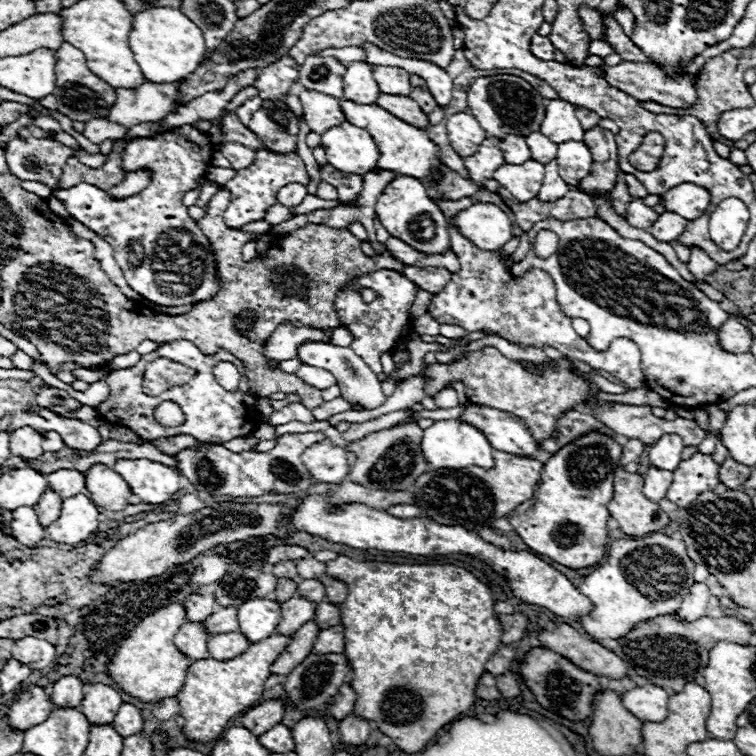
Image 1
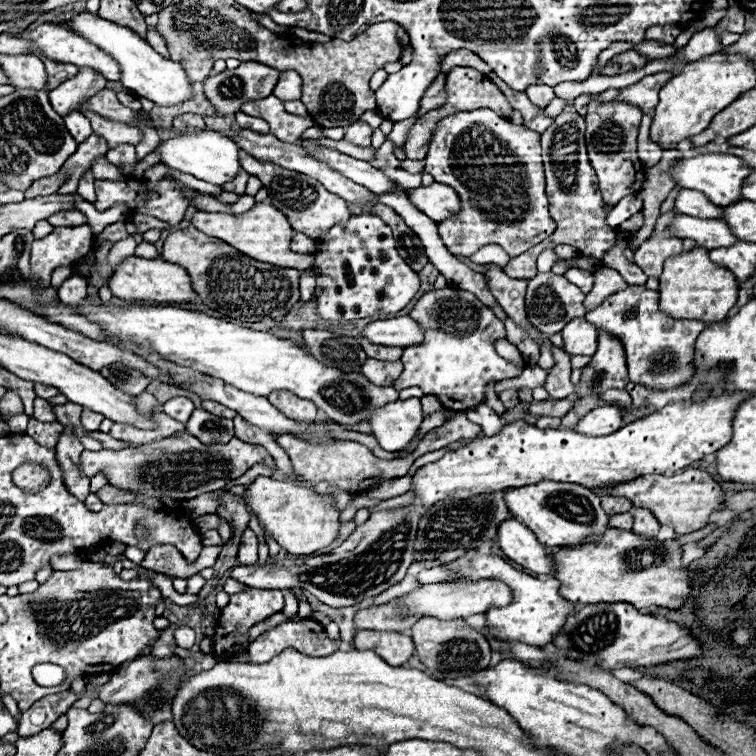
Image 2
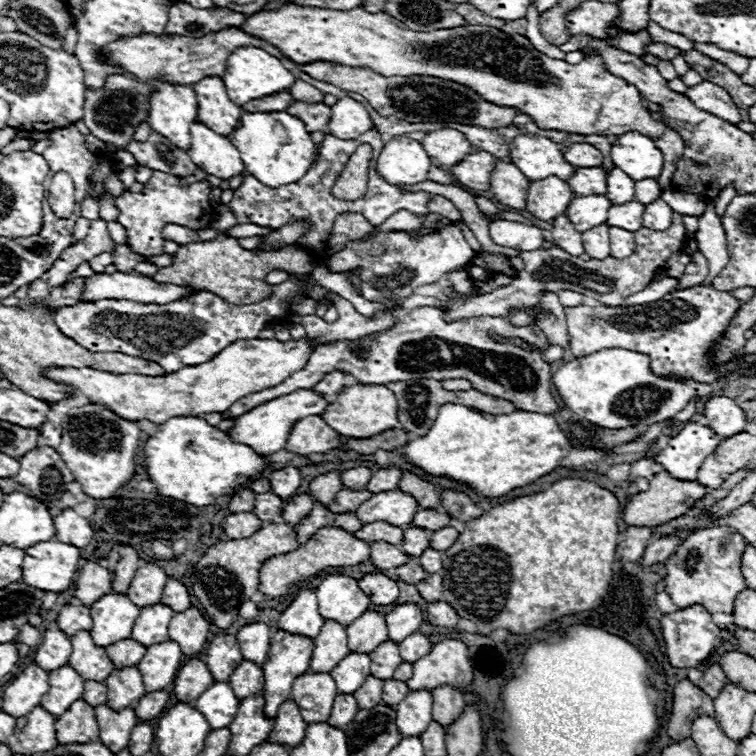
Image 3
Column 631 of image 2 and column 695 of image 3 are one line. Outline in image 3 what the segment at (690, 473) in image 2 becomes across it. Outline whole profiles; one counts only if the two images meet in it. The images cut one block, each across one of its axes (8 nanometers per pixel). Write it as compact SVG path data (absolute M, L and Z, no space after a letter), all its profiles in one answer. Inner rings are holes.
M658 472L654 474L654 478L650 480L650 488L644 492L638 492L636 496L632 496L624 508L624 522L628 526L660 526L680 514L686 514L692 504L702 498L706 494L706 488L700 486L698 482L680 482L676 478L672 478L668 472Z

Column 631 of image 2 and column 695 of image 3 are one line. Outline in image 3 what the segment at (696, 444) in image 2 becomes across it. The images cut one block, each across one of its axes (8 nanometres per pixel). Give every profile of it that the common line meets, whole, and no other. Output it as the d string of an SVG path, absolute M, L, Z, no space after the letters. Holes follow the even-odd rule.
M688 422L676 436L670 438L668 446L662 448L654 460L664 466L664 470L678 478L694 482L702 462L718 448L722 436L704 424Z

